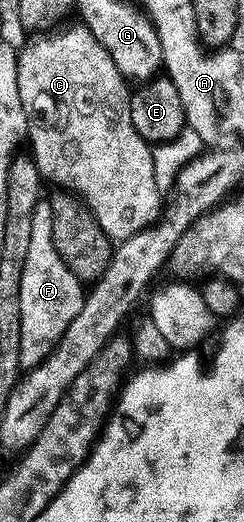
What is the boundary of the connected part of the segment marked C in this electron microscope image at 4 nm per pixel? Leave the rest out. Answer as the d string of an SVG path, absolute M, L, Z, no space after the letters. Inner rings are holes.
M76 26L70 31L42 34L34 38L37 39L34 43L20 48L17 56L19 96L26 117L33 115L33 133L27 139L37 139L37 150L31 155L41 155L41 159L49 159L49 163L61 163L61 167L53 167L53 175L61 171L69 183L77 183L77 187L81 187L77 195L85 191L80 198L95 221L99 221L103 233L110 240L120 241L157 222L163 210L163 192L155 185L155 169L149 171L153 147L139 137L135 125L131 125L130 84L119 73L115 61L111 61L111 53L95 41L85 26ZM85 123L101 123L101 127L85 127Z

